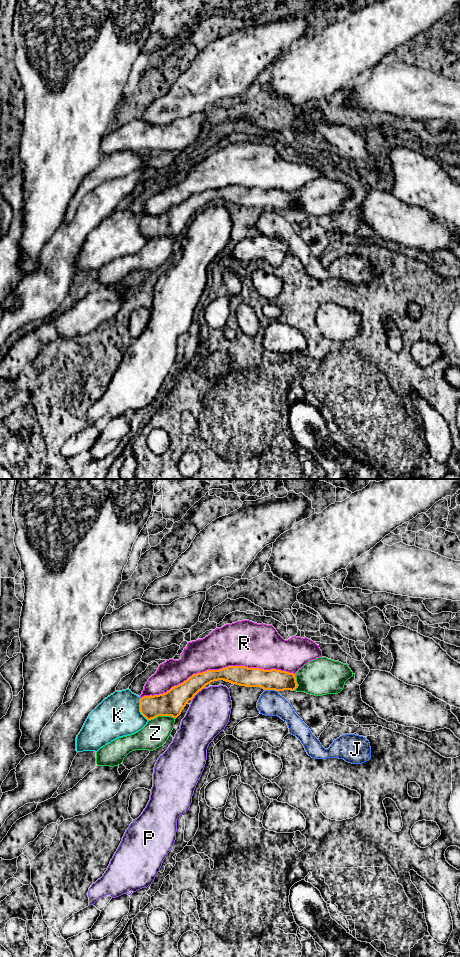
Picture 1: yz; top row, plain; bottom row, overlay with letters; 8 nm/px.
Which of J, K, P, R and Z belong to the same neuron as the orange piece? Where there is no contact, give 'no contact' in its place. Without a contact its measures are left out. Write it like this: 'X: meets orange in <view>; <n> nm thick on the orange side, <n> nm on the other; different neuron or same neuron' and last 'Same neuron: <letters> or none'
J: meets orange in yz; 170 nm thick on the orange side, 200 nm on the other; different neuron
K: meets orange in yz; 190 nm thick on the orange side, 340 nm on the other; different neuron
P: meets orange in yz; 200 nm thick on the orange side, 340 nm on the other; different neuron
R: meets orange in yz; 160 nm thick on the orange side, 340 nm on the other; different neuron
Z: meets orange in yz; 200 nm thick on the orange side, 220 nm on the other; same neuron
Same neuron: Z

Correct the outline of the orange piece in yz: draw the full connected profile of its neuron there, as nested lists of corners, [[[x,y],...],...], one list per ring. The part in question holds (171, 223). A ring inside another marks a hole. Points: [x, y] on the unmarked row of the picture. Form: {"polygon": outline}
{"polygon": [[[326,177],[311,180],[295,194],[286,191],[245,186],[228,186],[193,194],[183,203],[159,215],[140,219],[140,232],[148,240],[138,252],[119,257],[96,272],[97,286],[118,286],[135,270],[153,271],[161,267],[171,255],[175,239],[189,220],[211,202],[224,200],[246,207],[264,210],[291,210],[322,216],[340,213],[345,202],[353,197],[348,184]]]}

